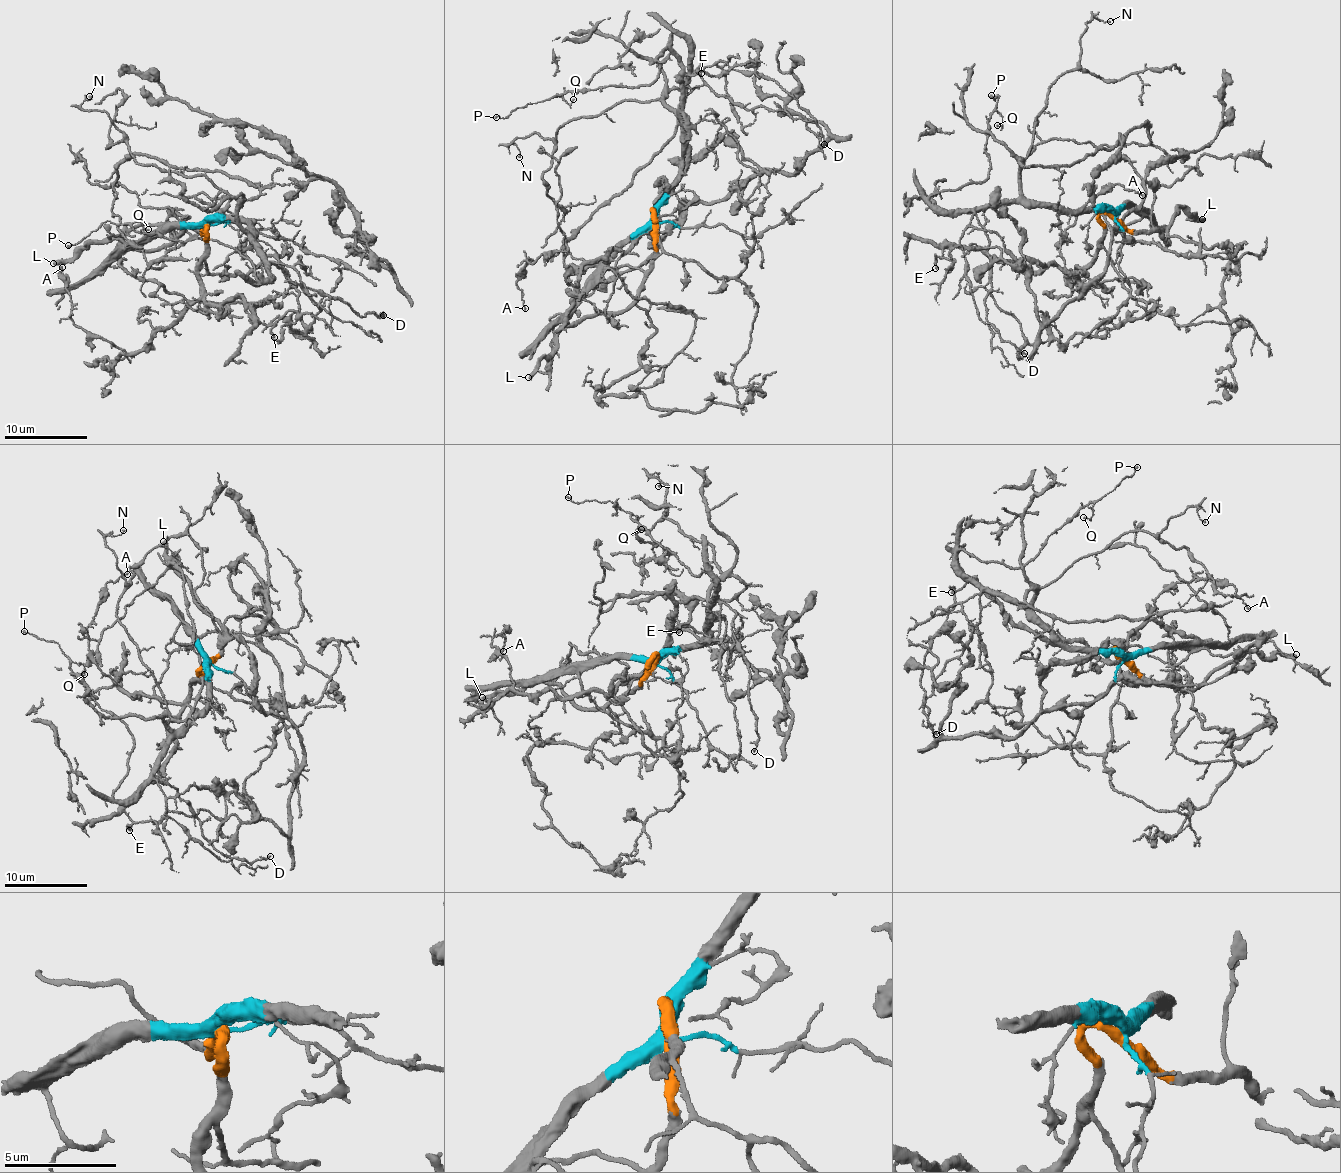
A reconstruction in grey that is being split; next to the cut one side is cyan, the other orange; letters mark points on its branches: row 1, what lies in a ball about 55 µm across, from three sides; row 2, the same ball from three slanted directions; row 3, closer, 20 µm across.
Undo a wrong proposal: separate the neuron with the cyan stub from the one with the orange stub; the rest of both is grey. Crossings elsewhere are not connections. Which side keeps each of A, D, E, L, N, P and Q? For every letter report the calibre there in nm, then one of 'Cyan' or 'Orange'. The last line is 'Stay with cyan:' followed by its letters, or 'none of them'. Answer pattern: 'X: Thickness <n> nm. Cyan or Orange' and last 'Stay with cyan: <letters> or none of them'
A: Thickness 120 nm. Orange
D: Thickness 170 nm. Cyan
E: Thickness 200 nm. Orange
L: Thickness 360 nm. Orange
N: Thickness 110 nm. Cyan
P: Thickness 120 nm. Cyan
Q: Thickness 80 nm. Cyan
Stay with cyan: D, N, P, Q

